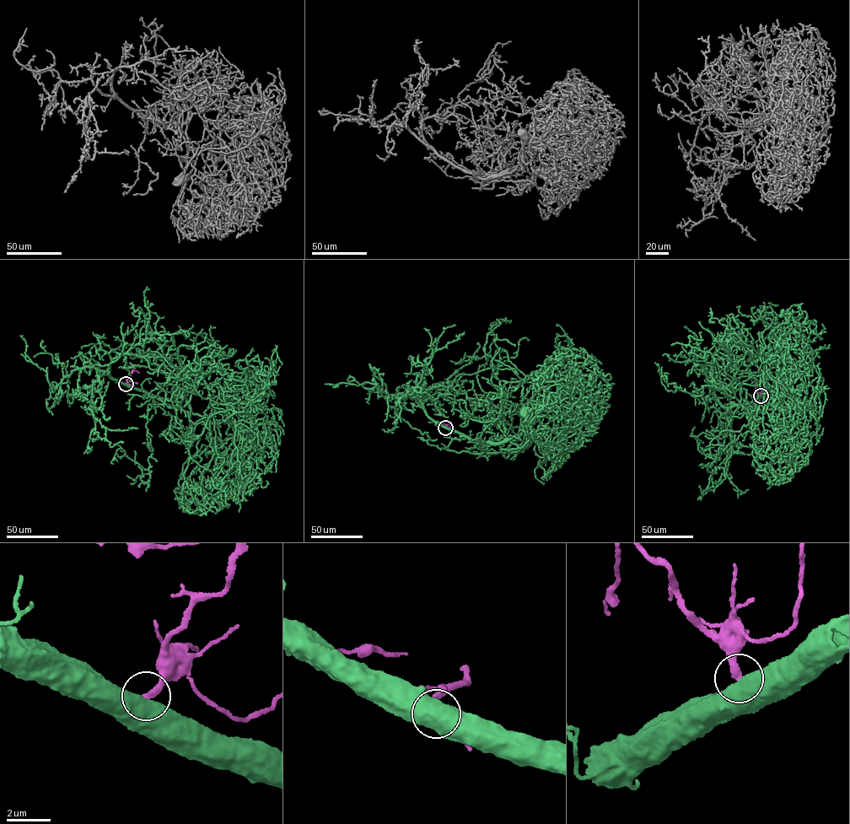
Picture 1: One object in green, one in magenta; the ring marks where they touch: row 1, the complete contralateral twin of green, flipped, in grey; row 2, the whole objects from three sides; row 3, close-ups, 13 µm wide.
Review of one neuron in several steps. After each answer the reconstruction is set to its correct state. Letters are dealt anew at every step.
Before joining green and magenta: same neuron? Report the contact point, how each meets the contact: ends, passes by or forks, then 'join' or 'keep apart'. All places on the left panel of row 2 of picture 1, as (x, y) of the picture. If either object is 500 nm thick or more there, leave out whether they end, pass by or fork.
place (126, 384); keep apart

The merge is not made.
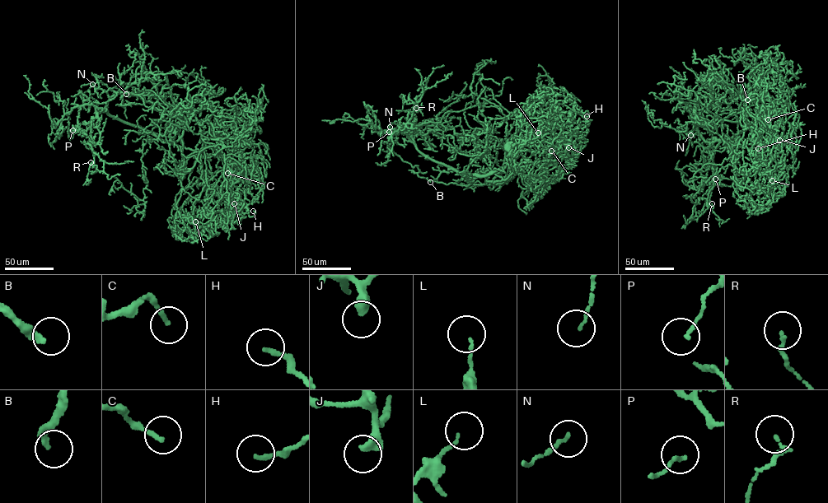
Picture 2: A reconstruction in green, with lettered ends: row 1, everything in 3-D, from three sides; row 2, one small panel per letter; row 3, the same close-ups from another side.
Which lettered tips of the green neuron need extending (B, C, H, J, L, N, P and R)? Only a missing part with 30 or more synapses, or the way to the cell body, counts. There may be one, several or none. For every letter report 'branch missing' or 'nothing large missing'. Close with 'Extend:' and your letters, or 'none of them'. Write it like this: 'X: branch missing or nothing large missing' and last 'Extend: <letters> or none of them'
B: branch missing
C: nothing large missing
H: nothing large missing
J: nothing large missing
L: nothing large missing
N: nothing large missing
P: nothing large missing
R: nothing large missing
Extend: B

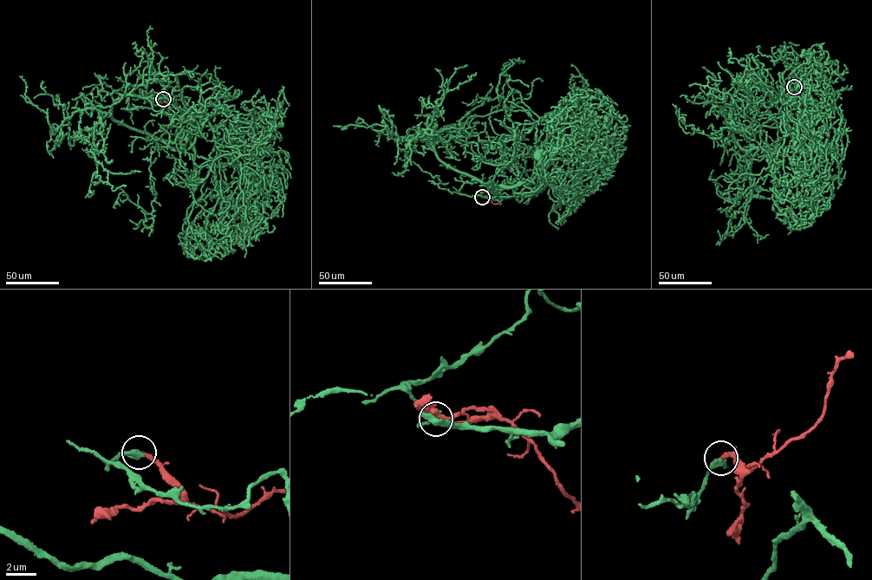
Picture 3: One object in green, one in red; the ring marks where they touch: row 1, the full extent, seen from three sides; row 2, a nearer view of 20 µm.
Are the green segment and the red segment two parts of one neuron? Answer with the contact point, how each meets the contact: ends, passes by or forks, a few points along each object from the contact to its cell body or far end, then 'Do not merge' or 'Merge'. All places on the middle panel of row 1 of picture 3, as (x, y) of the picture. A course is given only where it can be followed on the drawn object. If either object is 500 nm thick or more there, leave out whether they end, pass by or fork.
Place: (482, 197). At the ring green passes by. At the ring red ends. Course of green: (483, 197), (489, 187), (504, 186), (504, 181), (498, 193), (488, 189), (526, 181), (539, 155). Course of red: (482, 197), (498, 204). Do not merge

